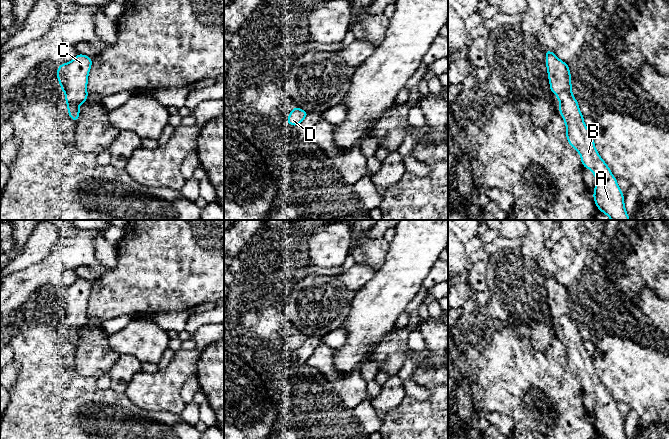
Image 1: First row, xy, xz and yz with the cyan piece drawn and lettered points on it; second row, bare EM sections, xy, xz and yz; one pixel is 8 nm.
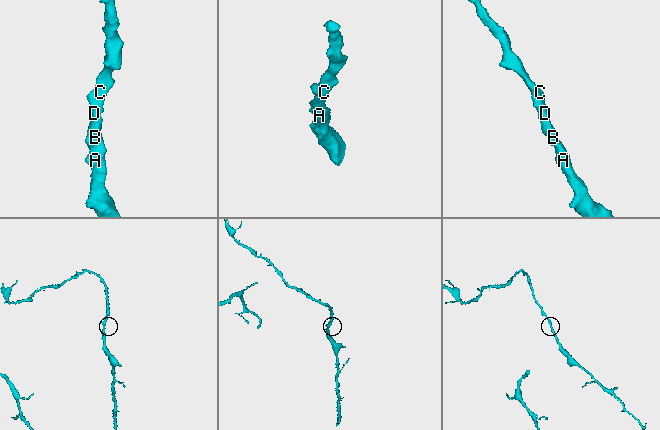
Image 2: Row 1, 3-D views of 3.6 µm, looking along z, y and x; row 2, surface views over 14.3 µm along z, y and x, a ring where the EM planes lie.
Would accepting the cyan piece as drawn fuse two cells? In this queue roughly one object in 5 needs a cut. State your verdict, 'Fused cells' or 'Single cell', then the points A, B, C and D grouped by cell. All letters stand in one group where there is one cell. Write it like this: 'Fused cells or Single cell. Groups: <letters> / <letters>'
Single cell. Groups: A B C D

